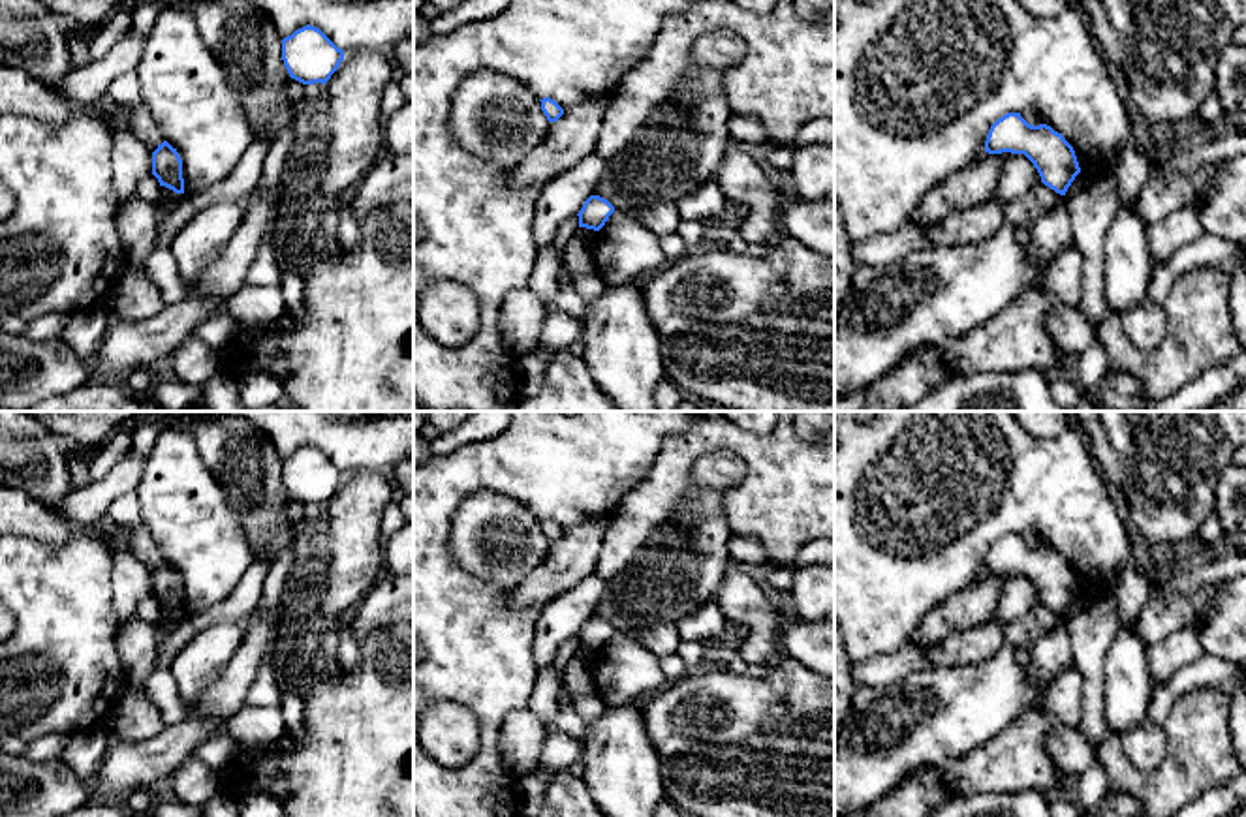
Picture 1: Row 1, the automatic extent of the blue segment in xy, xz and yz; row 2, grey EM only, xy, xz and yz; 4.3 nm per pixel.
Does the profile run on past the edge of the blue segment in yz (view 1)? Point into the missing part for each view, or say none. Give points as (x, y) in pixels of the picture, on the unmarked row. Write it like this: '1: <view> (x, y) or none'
1: none

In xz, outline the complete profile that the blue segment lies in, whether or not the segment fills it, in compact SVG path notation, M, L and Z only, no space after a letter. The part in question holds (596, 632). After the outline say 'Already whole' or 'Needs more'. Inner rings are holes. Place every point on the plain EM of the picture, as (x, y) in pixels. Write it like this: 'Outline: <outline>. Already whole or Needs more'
Outline: M590 616L577 635L579 648L600 652L613 633L615 627L607 620Z. Already whole

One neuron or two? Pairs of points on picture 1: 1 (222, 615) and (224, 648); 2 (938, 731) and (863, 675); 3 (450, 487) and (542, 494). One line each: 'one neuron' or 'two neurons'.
1: two neurons
2: two neurons
3: one neuron

